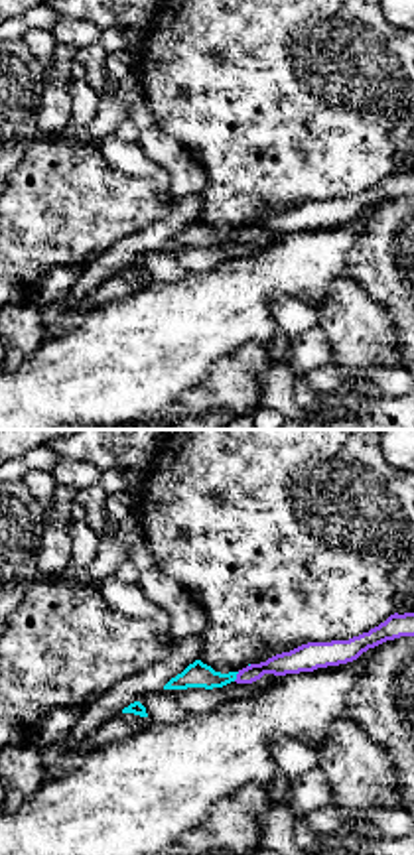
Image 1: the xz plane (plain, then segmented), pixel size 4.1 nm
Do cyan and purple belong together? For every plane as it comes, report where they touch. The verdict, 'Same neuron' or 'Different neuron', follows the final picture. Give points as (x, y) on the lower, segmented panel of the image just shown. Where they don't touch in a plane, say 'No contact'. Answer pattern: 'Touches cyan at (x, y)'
Touches cyan at (235, 676)

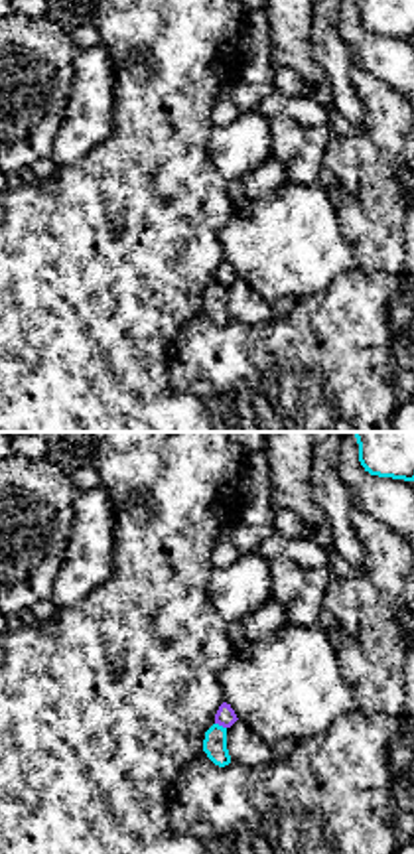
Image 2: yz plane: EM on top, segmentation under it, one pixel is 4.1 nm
Touches cyan at (221, 726)

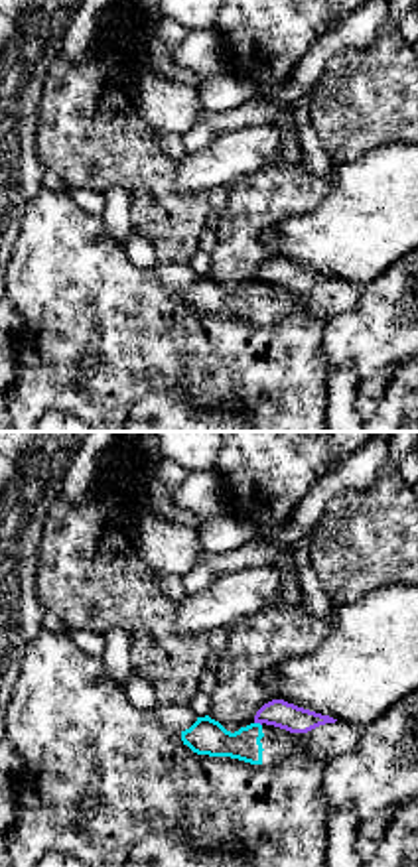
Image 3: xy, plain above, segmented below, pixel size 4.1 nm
Touches cyan at (259, 724)

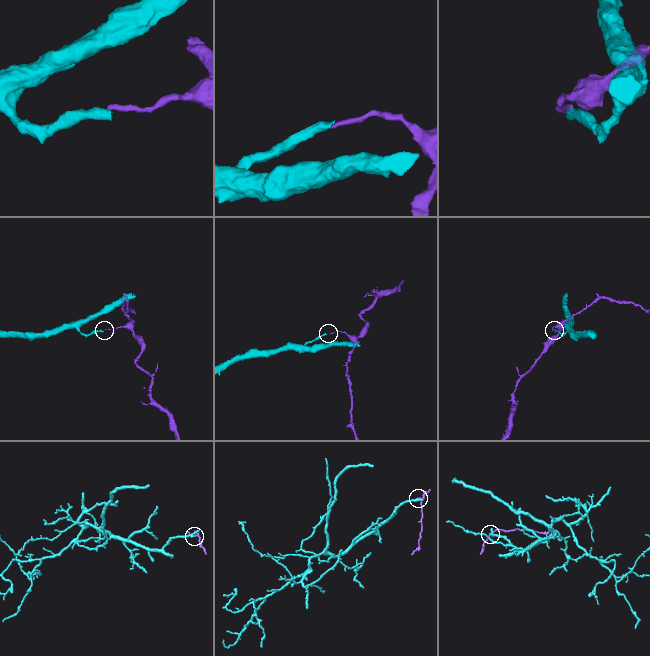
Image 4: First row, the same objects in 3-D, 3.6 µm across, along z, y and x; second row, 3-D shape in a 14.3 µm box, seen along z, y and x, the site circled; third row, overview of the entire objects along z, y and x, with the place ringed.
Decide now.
Different neuron

